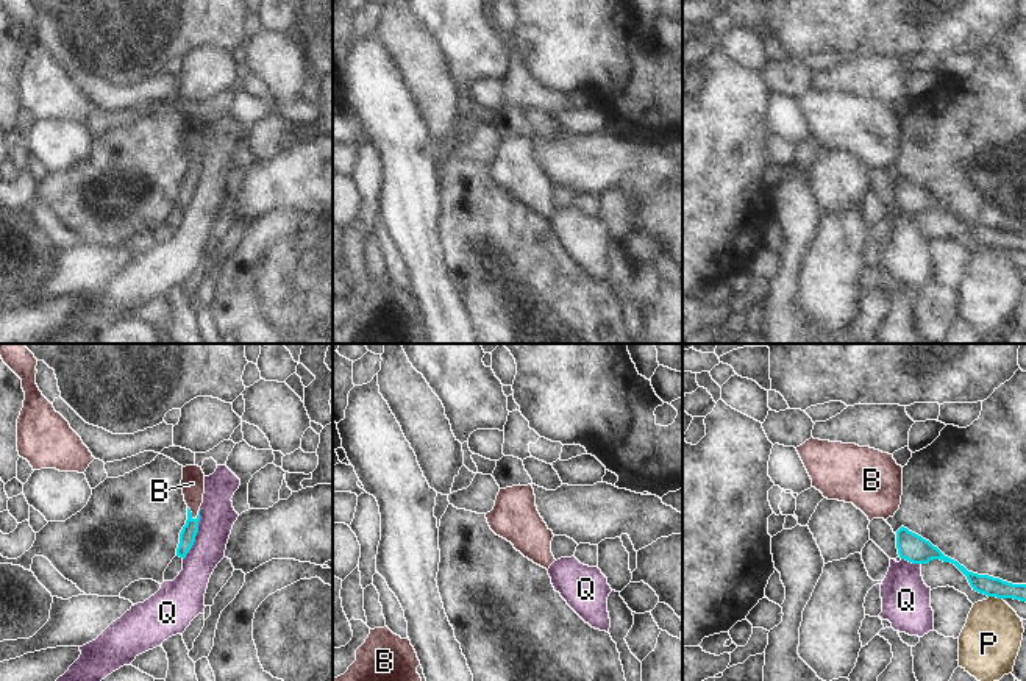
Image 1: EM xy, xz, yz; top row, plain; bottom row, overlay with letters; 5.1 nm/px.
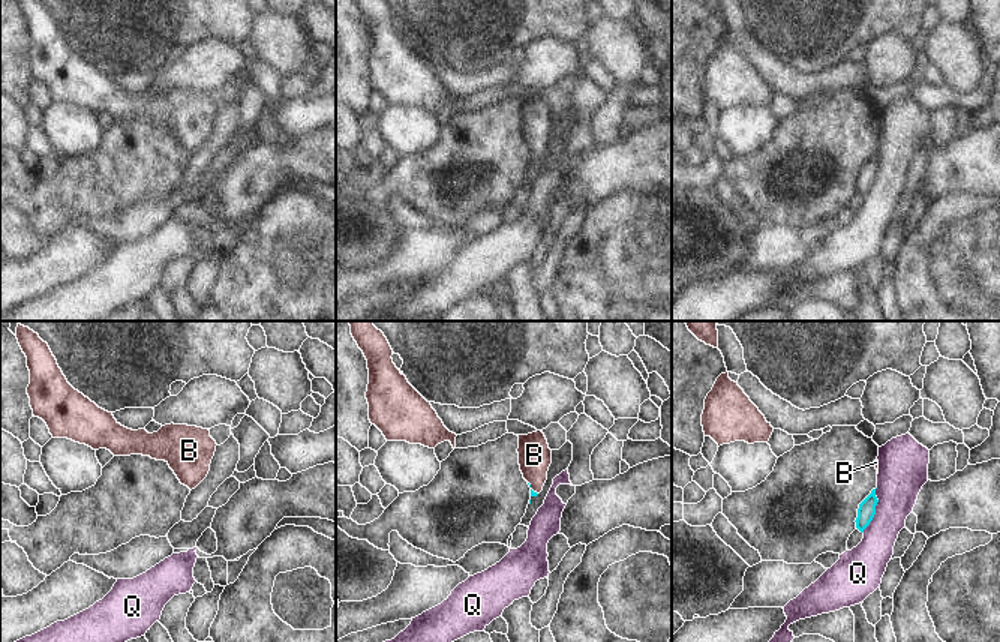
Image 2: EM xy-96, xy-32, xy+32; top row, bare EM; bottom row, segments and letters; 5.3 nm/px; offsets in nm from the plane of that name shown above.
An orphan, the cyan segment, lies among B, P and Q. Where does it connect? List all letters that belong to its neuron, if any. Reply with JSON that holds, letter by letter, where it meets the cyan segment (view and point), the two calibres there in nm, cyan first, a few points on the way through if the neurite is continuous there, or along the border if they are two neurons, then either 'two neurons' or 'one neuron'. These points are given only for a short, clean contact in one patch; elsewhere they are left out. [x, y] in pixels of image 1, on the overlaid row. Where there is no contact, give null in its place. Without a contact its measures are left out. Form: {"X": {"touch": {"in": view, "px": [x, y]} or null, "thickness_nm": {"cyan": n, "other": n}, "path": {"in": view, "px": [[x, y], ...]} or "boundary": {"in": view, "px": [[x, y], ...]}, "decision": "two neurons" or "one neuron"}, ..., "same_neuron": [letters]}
{"B": {"touch": {"in": "xy", "px": [191, 513]}, "thickness_nm": {"cyan": 80, "other": 120}, "path": {"in": "xy", "px": [[188, 534], [191, 513], [192, 483]]}, "decision": "one neuron"}, "P": {"touch": {"in": "yz", "px": [997, 597]}, "thickness_nm": {"cyan": 100, "other": 320}, "decision": "two neurons"}, "Q": {"touch": {"in": "xy", "px": [195, 534]}, "thickness_nm": {"cyan": 80, "other": 190}, "boundary": {"in": "xy", "px": [[200, 511], [195, 541], [183, 559]]}, "decision": "two neurons"}, "same_neuron": ["B"]}

